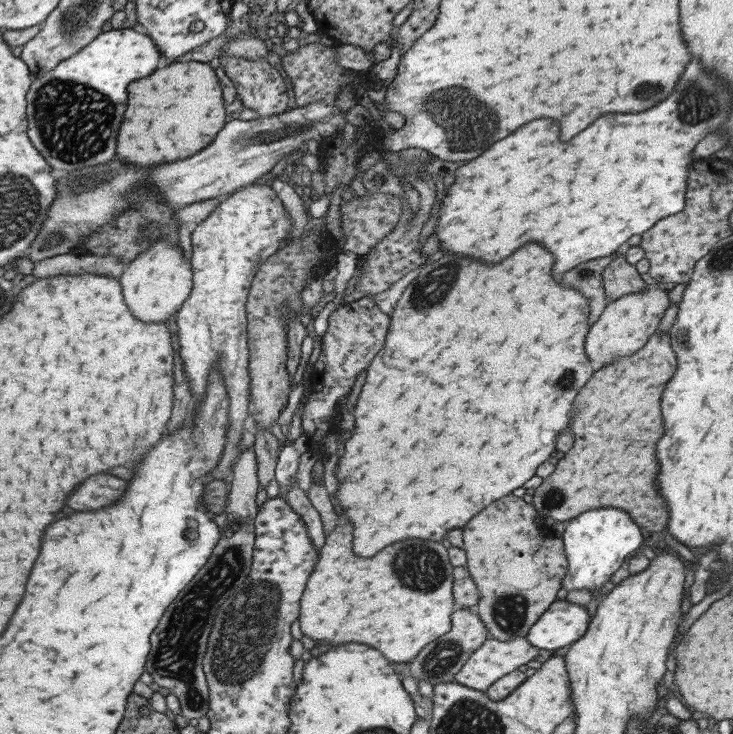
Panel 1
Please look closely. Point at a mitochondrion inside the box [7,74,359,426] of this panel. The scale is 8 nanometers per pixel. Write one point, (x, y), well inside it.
(64, 121)

